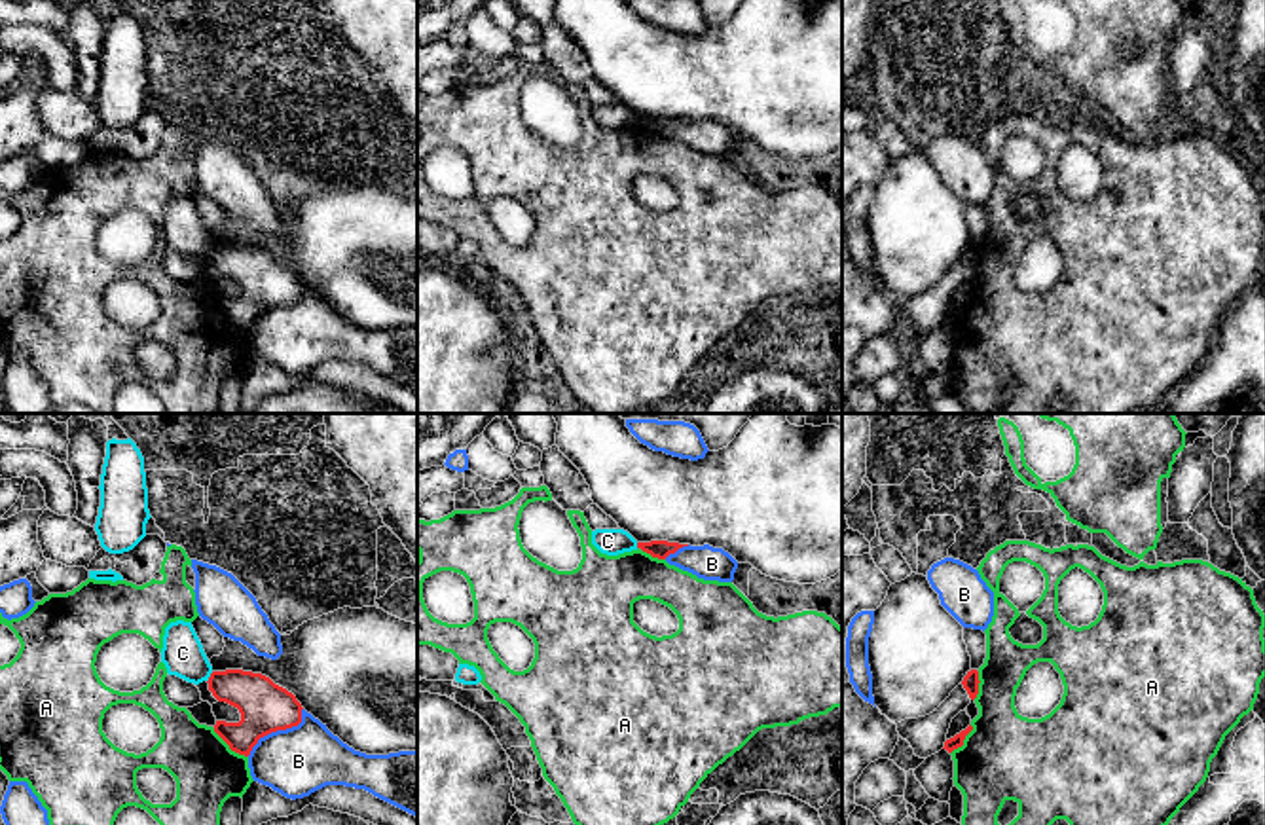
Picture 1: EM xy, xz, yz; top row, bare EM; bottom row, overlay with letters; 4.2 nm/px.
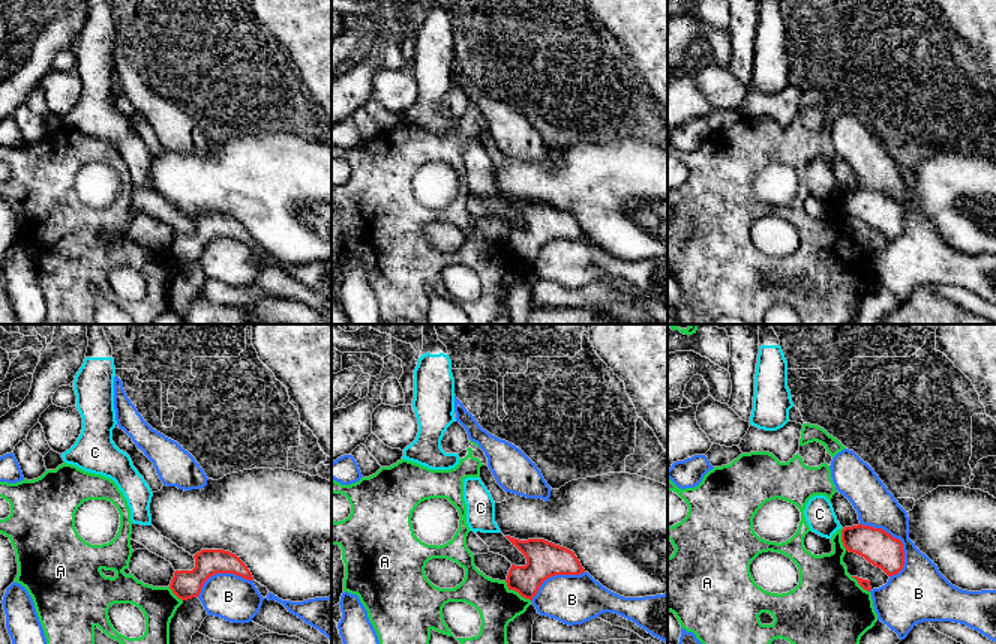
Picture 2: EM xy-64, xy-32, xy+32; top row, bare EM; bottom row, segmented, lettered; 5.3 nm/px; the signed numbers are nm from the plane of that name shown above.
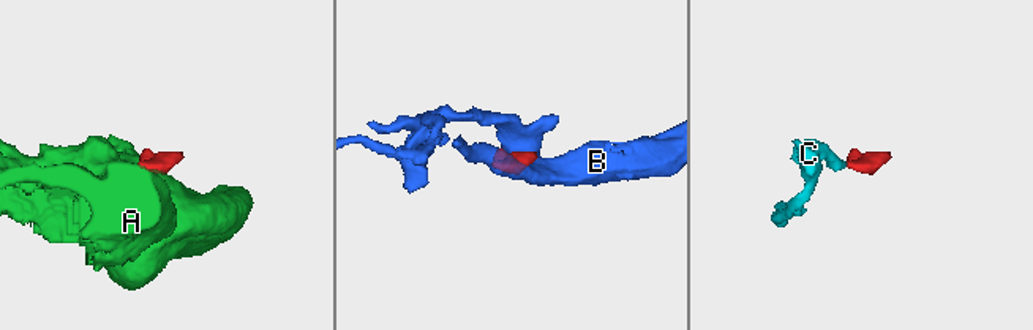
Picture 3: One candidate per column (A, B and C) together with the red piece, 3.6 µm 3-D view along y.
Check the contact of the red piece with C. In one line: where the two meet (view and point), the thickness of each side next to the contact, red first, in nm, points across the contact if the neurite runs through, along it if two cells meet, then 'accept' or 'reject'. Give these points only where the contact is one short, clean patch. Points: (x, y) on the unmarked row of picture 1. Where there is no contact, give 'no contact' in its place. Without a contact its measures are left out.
xy (209, 253) | 200/180 nm | along xy (213, 247), (207, 256) | reject

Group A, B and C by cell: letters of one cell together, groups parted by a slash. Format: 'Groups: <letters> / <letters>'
Groups: A / B / C

